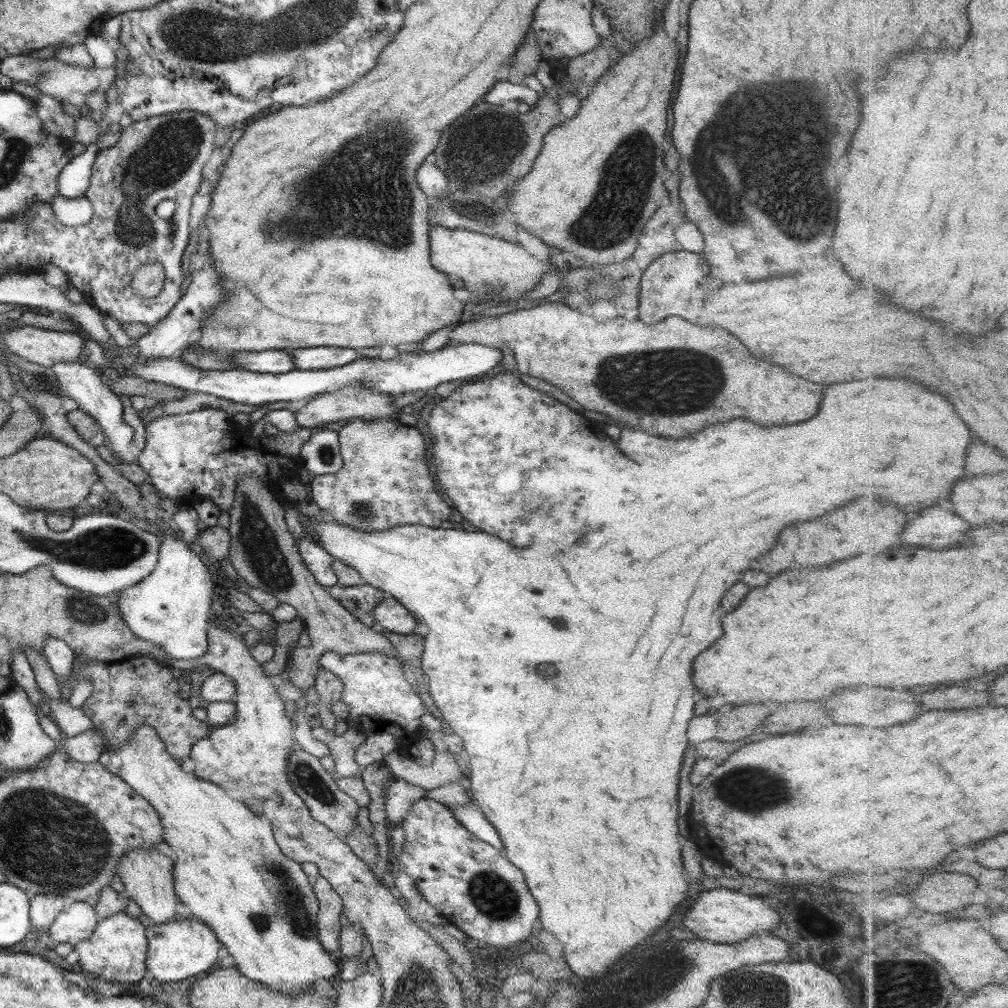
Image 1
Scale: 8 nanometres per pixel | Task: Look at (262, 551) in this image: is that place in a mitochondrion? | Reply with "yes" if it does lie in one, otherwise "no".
yes

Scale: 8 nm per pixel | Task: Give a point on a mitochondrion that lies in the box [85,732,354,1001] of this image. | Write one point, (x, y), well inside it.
(291, 904)

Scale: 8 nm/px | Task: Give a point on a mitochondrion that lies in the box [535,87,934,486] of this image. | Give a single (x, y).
(740, 130)

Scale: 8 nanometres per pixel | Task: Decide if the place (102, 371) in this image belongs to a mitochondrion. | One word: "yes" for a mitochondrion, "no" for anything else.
no

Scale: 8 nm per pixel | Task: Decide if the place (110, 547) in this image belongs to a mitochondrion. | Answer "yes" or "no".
yes

